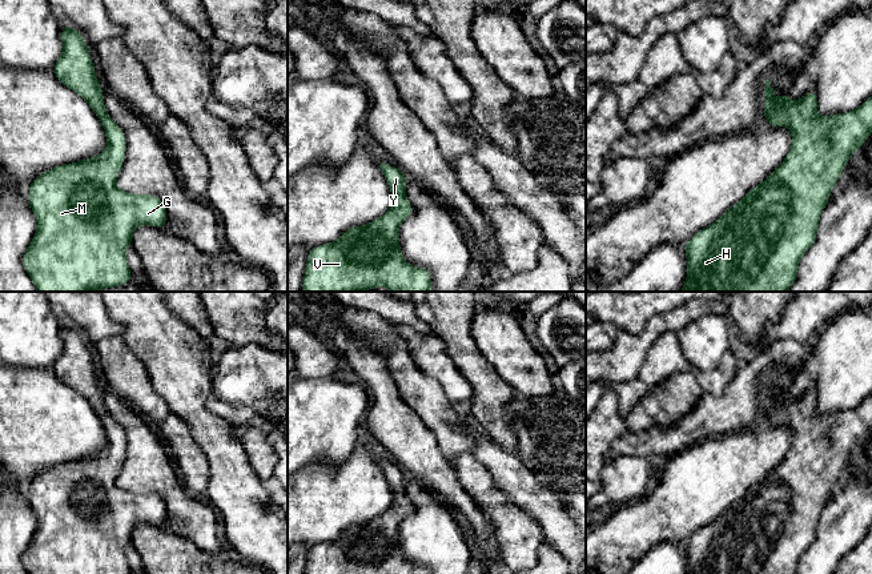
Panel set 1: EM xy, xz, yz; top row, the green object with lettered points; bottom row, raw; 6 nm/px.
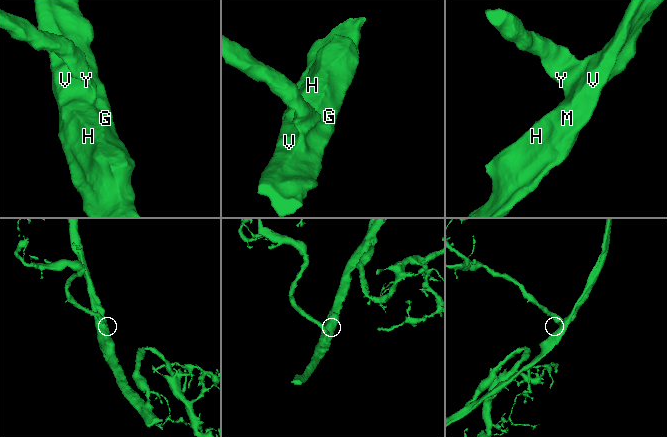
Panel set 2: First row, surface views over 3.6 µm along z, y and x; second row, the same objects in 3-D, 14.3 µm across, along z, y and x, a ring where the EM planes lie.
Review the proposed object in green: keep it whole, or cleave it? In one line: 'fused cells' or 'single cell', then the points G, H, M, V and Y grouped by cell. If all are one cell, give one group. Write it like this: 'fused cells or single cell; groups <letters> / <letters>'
single cell; groups G H M V Y

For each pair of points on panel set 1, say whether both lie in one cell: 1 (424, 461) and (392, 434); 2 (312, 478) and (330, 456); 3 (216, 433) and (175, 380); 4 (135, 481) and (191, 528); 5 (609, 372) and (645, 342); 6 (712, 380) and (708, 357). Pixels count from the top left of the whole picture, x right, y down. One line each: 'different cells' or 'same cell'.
1: same cell
2: different cells
3: same cell
4: same cell
5: same cell
6: different cells

